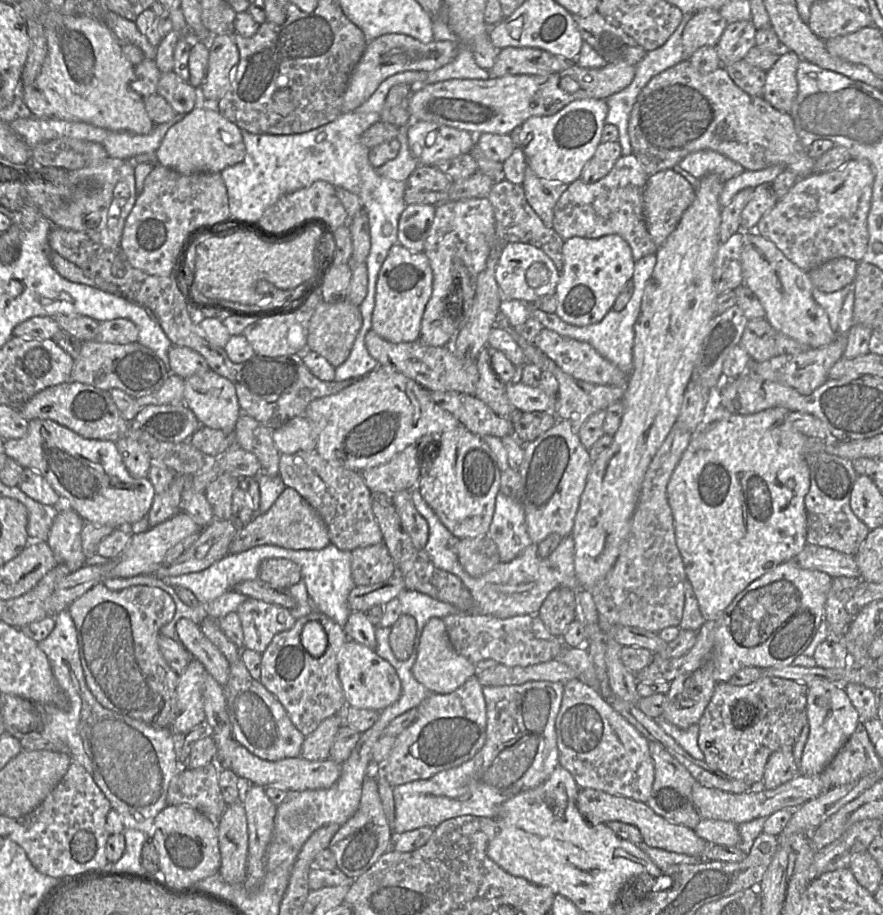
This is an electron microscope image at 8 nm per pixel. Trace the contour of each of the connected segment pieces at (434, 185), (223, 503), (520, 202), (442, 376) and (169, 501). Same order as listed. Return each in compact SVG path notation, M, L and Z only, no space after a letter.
M419 165L406 181L406 205L438 205L446 200L451 179L436 166Z
M220 472L217 478L207 486L204 494L215 519L232 519L232 495L234 490L240 487L238 481L238 478Z
M502 180L494 183L487 198L493 207L498 240L502 243L527 243L540 248L562 273L565 240L552 227L546 226L533 210L527 201L522 185Z
M372 329L365 336L365 345L370 356L379 365L402 373L429 391L451 391L475 395L479 379L476 361L456 356L449 347L434 347L420 338L413 342L392 343L376 334Z
M176 474L169 487L154 496L147 514L150 528L165 522L180 511L181 492L184 488L185 477L192 476Z

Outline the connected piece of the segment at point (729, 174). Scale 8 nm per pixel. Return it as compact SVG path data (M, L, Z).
M708 149L688 154L679 162L678 167L697 178L710 173L717 174L725 182L745 171L739 163Z

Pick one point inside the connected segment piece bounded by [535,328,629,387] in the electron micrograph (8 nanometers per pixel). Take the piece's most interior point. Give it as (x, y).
(580, 360)

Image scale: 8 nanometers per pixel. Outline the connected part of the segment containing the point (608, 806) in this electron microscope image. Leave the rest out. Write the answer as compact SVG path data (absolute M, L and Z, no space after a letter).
M586 788L580 789L576 804L581 815L590 824L597 825L610 821L619 821L637 827L641 832L642 842L650 847L689 856L698 856L708 844L712 844L700 838L693 829L670 823L665 818L656 814L646 803L641 803L630 798Z

